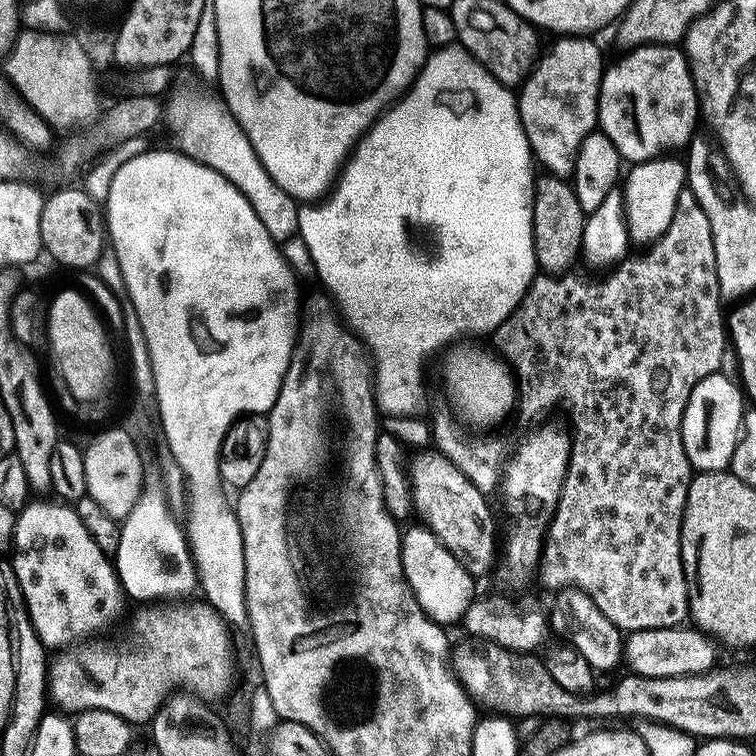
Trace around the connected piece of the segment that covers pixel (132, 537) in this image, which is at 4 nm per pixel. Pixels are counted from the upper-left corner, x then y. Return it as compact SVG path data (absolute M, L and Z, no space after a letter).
M149 487L140 497L130 515L122 521L120 529L120 546L114 557L114 567L117 577L122 585L123 591L128 592L136 602L146 602L151 598L174 598L178 592L188 592L197 587L196 565L193 561L191 551L186 539L183 527L176 525L174 517L168 513L169 503L166 496L159 487Z

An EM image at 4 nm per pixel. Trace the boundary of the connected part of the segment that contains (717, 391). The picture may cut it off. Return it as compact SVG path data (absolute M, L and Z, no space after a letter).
M713 374L702 378L702 382L694 386L682 418L682 442L696 472L722 472L731 465L745 411L745 397L731 376Z

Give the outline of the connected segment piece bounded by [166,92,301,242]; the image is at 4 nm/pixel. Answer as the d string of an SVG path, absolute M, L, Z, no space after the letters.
M176 92L172 96L172 105L166 108L168 128L176 139L175 147L191 160L205 164L210 170L222 174L250 202L254 214L258 214L258 222L266 226L270 238L277 242L285 242L300 231L301 205L270 174L266 174L266 166L258 158L250 138L242 130L239 122L232 117L232 111L223 99L203 96L200 92Z

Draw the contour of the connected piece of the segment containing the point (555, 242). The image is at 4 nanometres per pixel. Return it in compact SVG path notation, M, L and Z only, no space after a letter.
M544 174L536 180L536 194L532 197L532 241L536 266L541 273L563 276L575 260L581 259L585 219L586 213L567 179Z

